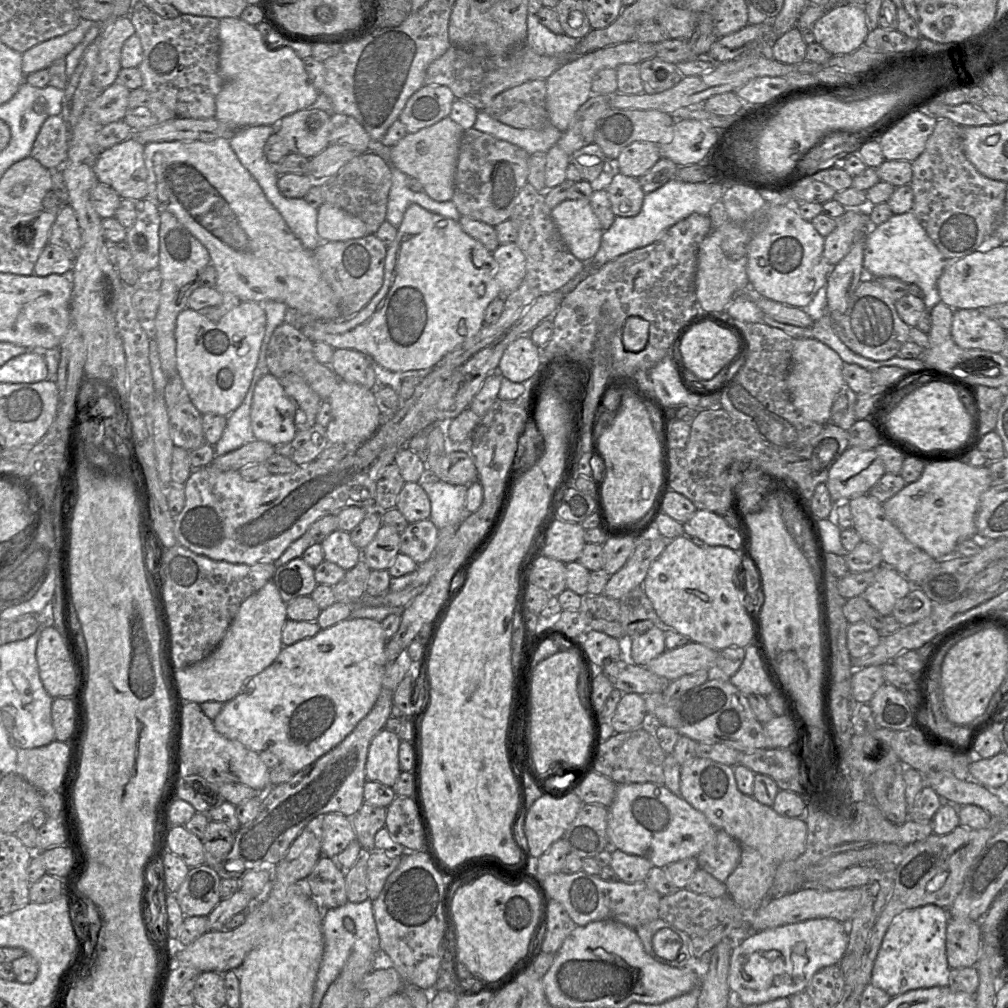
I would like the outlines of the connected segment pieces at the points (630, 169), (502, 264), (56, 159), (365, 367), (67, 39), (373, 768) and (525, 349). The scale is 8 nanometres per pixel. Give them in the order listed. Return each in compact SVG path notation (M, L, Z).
M646 141L632 142L624 147L617 158L617 171L639 178L647 173L662 157L658 144Z
M515 242L500 244L492 254L496 262L495 278L501 288L502 296L509 295L524 280L525 256Z
M60 115L50 116L42 124L30 157L47 169L61 168L67 157L69 128Z
M334 349L330 367L342 381L357 383L374 390L378 385L378 366L353 349Z
M82 20L70 32L41 42L22 54L22 70L25 76L47 69L55 60L65 58L85 37L95 22Z
M381 730L370 742L365 764L366 780L393 787L401 771L400 738L389 730Z
M523 335L506 348L499 362L498 372L512 382L523 383L536 376L540 366L541 349L529 335Z

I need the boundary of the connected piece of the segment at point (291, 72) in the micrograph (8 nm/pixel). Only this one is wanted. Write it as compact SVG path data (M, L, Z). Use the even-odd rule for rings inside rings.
M240 17L220 19L219 41L219 71L224 84L216 97L216 119L242 128L277 127L282 118L308 109L316 101L319 92L310 82L303 60L291 48L269 50L257 28Z

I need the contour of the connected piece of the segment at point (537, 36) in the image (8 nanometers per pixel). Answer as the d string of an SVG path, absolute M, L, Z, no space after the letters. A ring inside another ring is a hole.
M528 12L527 37L525 44L540 55L569 55L574 52L579 39L563 34L555 34L542 25L536 14Z

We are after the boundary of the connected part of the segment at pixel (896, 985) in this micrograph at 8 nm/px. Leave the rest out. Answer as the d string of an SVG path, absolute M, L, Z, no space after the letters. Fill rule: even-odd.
M933 904L904 910L895 916L875 959L870 984L891 997L916 989L948 986L946 931L949 919L948 910Z

